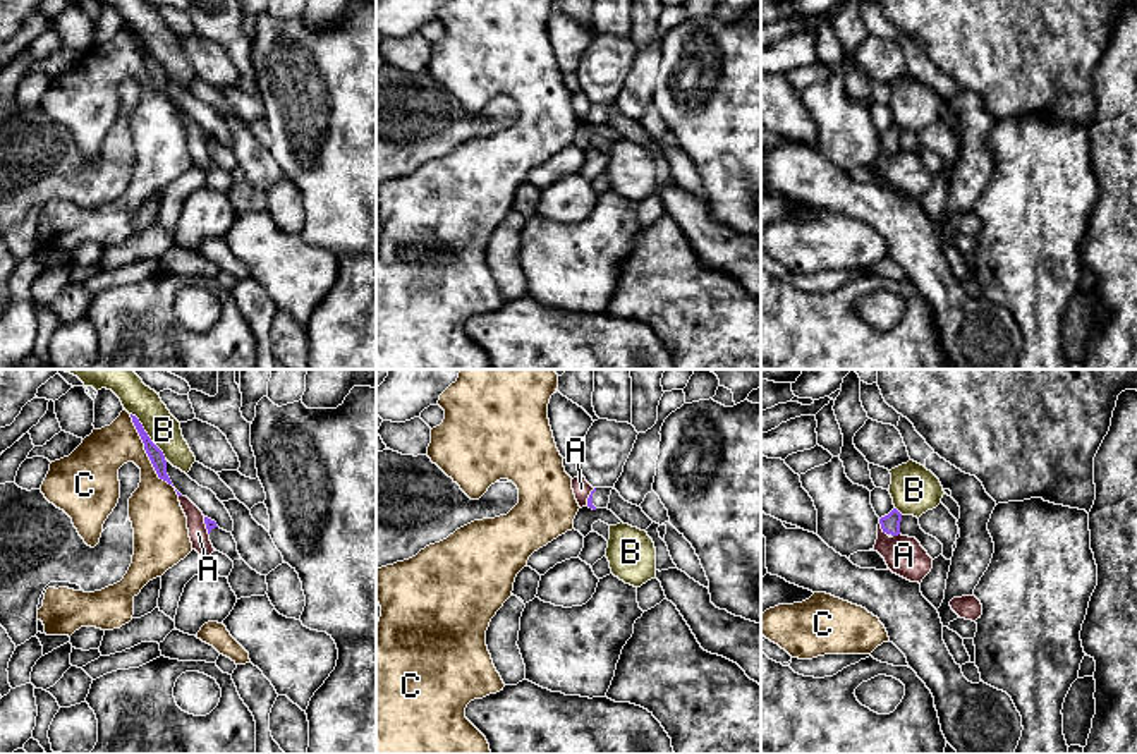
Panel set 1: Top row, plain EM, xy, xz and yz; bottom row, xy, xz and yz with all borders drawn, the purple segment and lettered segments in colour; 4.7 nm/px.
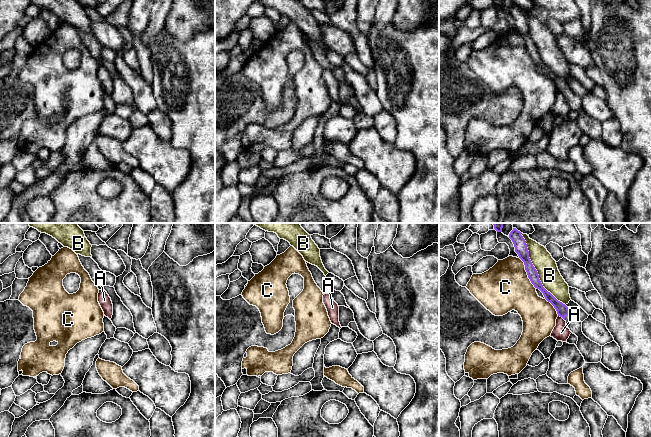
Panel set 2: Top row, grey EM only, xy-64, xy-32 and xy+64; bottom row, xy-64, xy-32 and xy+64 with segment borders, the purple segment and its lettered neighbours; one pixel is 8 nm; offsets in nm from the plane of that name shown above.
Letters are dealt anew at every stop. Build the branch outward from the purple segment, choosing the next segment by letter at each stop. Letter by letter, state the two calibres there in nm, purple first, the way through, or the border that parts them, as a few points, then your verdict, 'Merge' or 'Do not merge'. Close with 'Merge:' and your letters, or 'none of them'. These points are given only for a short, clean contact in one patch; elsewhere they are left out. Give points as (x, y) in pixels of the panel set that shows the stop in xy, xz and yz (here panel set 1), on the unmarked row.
A: Thickness 90 nm (purple) against 180 nm. Boundary: yz (880, 138), (887, 150). Do not merge
B: Thickness 70 nm (purple) against 150 nm. Do not merge
C: Thickness 70 nm (purple) against 220 nm. Do not merge
Merge: none of them

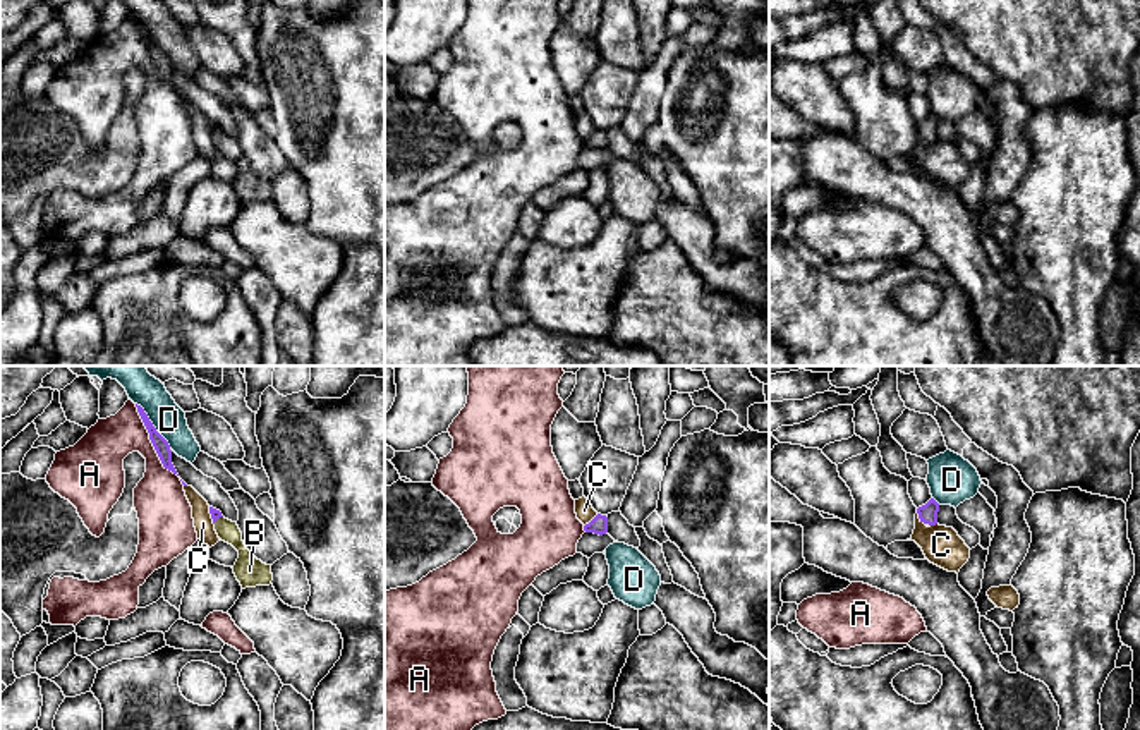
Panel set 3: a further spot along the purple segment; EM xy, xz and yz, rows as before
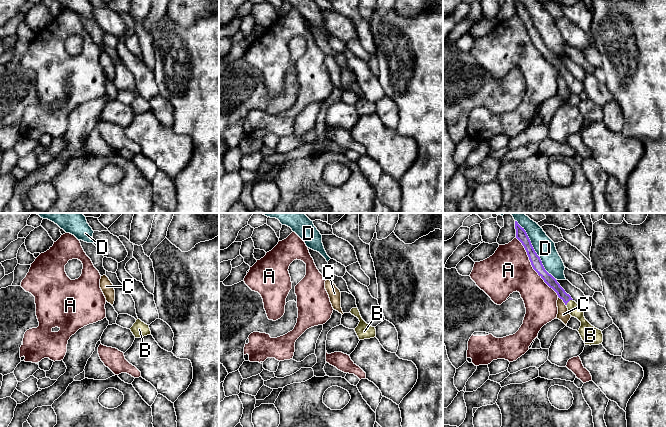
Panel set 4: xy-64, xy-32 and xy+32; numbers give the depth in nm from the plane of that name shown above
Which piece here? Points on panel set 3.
A: Thickness 70 nm (purple) against 220 nm. Do not merge
B: Thickness 50 nm (purple) against 100 nm. Path across: xy (215, 129), (217, 133), (227, 146). Merge
C: Thickness 80 nm (purple) against 90 nm. Boundary: xz (598, 129), (584, 141). Do not merge
D: Thickness 70 nm (purple) against 150 nm. Do not merge
Merge: B

